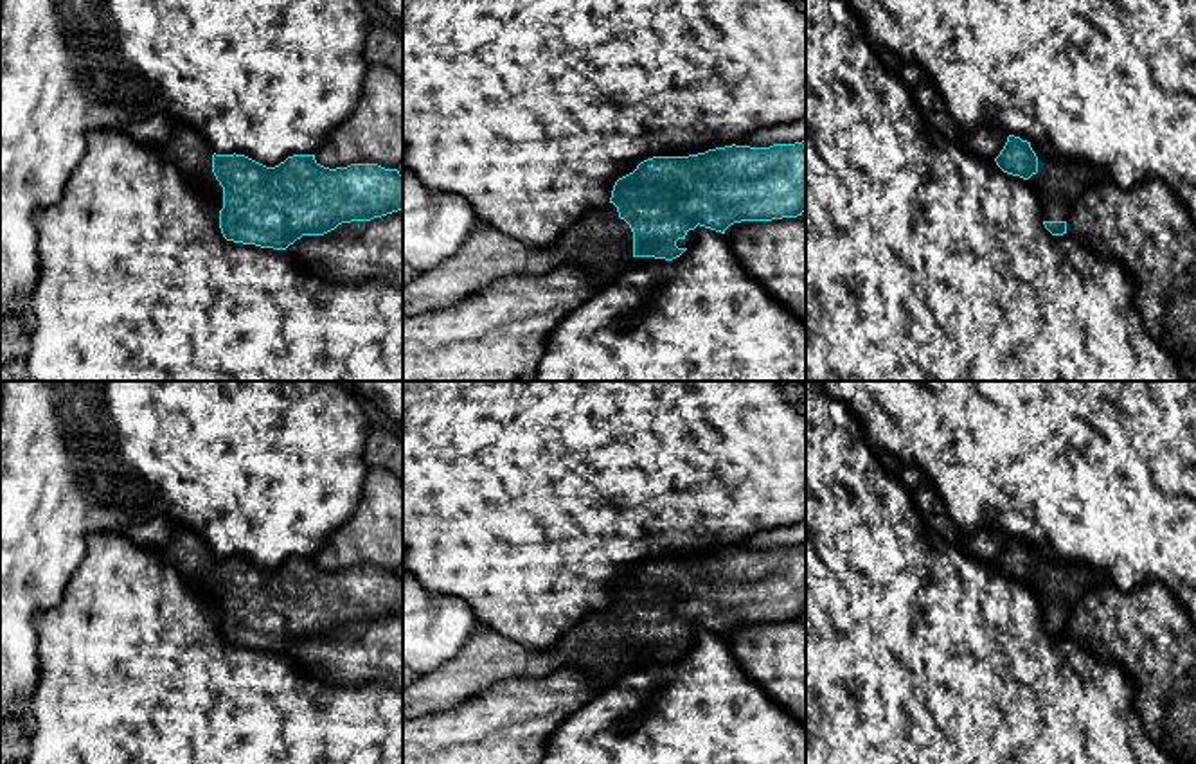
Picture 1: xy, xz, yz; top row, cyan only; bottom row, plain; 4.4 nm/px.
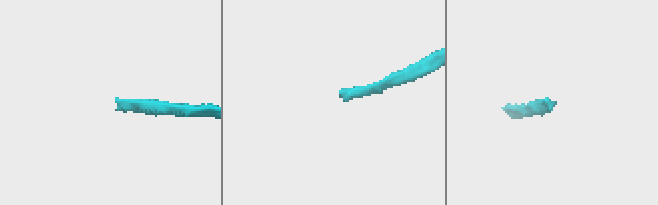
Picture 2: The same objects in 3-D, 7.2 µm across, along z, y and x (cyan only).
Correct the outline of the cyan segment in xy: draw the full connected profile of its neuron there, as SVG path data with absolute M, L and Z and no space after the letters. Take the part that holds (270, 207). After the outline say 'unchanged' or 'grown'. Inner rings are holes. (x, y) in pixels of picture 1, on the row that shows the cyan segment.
M174 122L173 133L156 147L219 210L219 228L227 241L286 250L302 235L324 235L342 223L403 210L403 176L378 164L329 169L315 155L293 155L266 167L245 155L216 155L201 133L185 122Z | grown

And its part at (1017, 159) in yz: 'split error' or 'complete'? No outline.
split error

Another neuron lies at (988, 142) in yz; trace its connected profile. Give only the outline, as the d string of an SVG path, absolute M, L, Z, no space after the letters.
M987 124L986 128L977 128L964 131L962 144L975 155L995 160L1007 142L1007 133L1000 126Z

